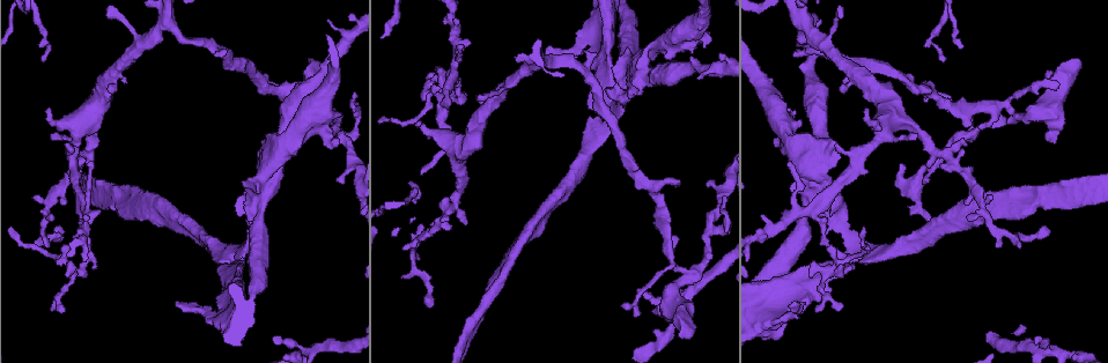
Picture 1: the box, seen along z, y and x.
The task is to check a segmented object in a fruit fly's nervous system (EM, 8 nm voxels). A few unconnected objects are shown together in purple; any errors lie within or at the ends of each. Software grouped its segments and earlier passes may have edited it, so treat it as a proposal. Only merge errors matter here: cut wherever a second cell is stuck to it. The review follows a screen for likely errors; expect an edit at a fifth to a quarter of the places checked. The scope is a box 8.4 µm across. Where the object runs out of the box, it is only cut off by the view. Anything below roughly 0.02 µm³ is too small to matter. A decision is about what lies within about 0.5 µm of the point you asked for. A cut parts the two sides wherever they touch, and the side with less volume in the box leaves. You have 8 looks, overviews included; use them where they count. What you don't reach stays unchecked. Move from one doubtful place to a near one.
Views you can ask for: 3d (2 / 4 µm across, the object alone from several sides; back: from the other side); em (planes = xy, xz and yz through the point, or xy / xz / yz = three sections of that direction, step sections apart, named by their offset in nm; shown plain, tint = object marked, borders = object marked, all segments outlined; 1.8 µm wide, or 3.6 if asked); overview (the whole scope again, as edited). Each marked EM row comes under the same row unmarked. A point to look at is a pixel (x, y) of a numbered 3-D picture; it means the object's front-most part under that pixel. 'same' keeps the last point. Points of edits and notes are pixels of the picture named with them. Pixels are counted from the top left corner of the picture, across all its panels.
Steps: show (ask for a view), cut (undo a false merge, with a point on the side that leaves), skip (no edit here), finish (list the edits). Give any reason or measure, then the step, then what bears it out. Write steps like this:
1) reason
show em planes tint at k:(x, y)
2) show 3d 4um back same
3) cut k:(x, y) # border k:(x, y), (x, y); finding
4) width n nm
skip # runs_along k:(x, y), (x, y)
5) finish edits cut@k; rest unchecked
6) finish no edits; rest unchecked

sharp bend
show em xy step 8 tint at 1:(69, 268)

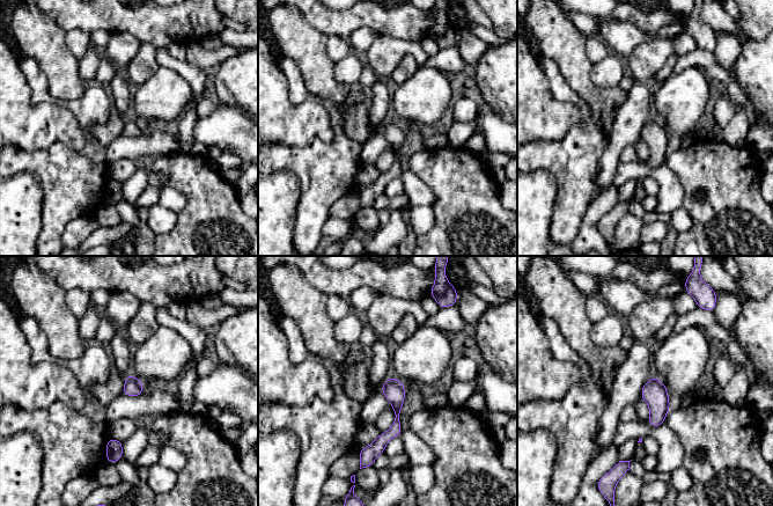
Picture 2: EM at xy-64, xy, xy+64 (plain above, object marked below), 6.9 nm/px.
skip # continuous, no second cell

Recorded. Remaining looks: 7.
three arms meet
show em planes tint at 1:(262, 195)

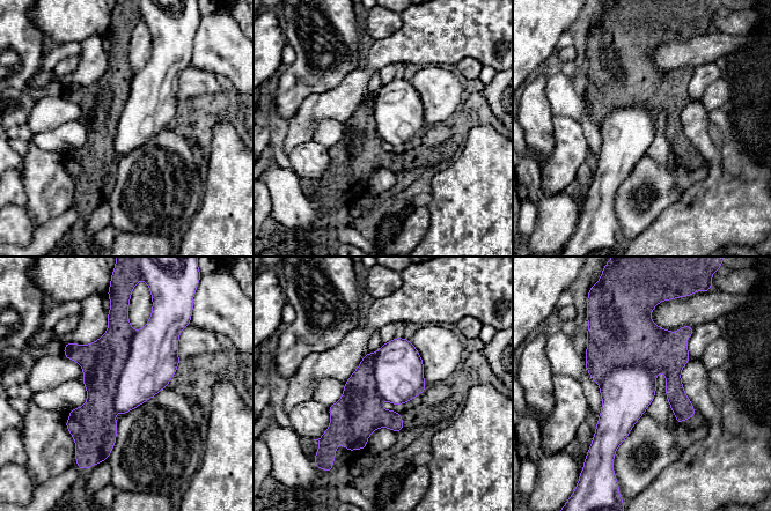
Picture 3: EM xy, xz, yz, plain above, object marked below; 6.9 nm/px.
cut 3:(153, 360) # border 3:(134, 332), (114, 409); a second cell is stuck on

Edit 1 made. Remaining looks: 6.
redraw
show overview

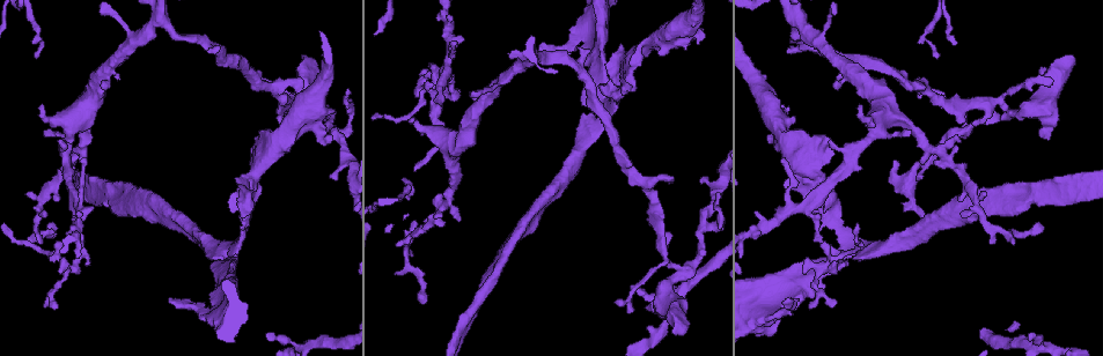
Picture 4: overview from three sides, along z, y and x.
abrupt turn
show em planes tint at 4:(966, 131)

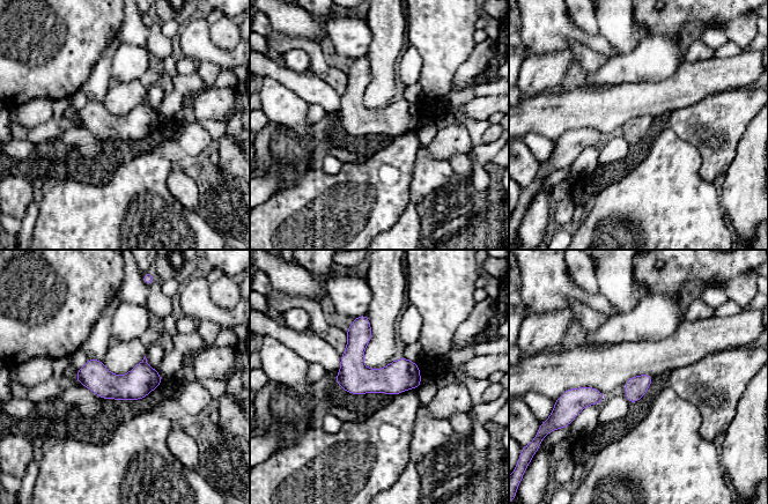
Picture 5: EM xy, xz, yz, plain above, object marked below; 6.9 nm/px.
skip # runs_along 5:(361, 318), (357, 364), (415, 385); all the same cell

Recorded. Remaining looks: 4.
finish edits cut@3; rest unchecked

